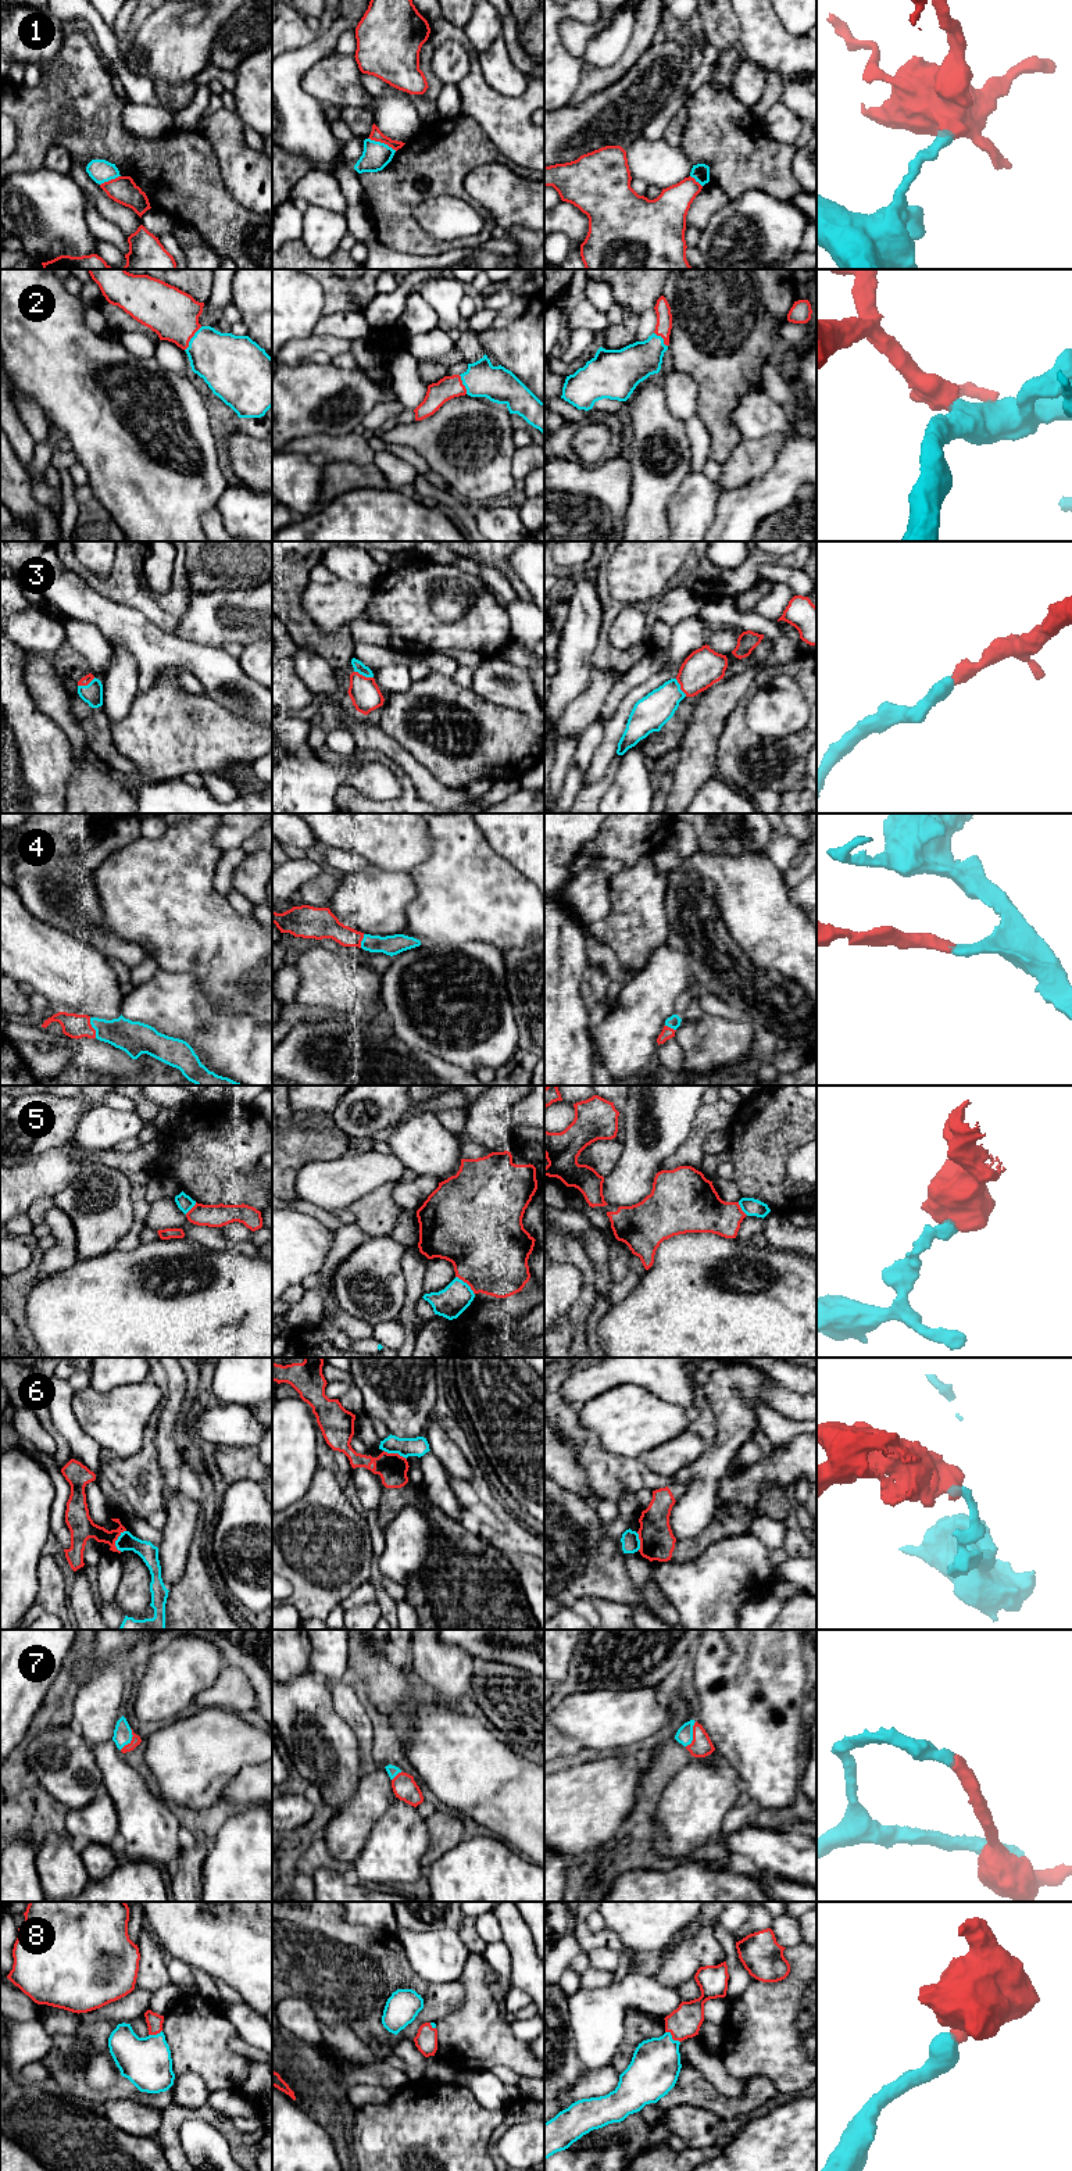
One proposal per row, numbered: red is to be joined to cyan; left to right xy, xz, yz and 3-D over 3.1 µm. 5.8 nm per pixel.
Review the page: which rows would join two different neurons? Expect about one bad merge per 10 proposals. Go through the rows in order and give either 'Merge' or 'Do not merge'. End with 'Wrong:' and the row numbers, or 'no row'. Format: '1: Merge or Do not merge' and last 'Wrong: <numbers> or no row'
1: Do not merge
2: Merge
3: Merge
4: Merge
5: Do not merge
6: Do not merge
7: Merge
8: Merge
Wrong: 1, 5, 6

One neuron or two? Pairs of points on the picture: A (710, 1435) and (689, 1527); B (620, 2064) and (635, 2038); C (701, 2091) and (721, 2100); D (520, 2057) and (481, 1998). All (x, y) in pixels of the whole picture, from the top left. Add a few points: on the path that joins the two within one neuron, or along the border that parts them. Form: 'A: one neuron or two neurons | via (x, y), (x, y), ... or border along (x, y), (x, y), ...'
A: two neurons | border along (713, 1413), (717, 1422), (717, 1438), (707, 1447)
B: one neuron | via (622, 2057), (629, 2045)
C: one neuron | via (706, 2095), (717, 2100)
D: one neuron | via (504, 2042), (479, 2017), (479, 2013)

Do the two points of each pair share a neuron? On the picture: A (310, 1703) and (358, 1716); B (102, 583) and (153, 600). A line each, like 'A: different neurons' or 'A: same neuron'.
A: different neurons
B: same neuron

